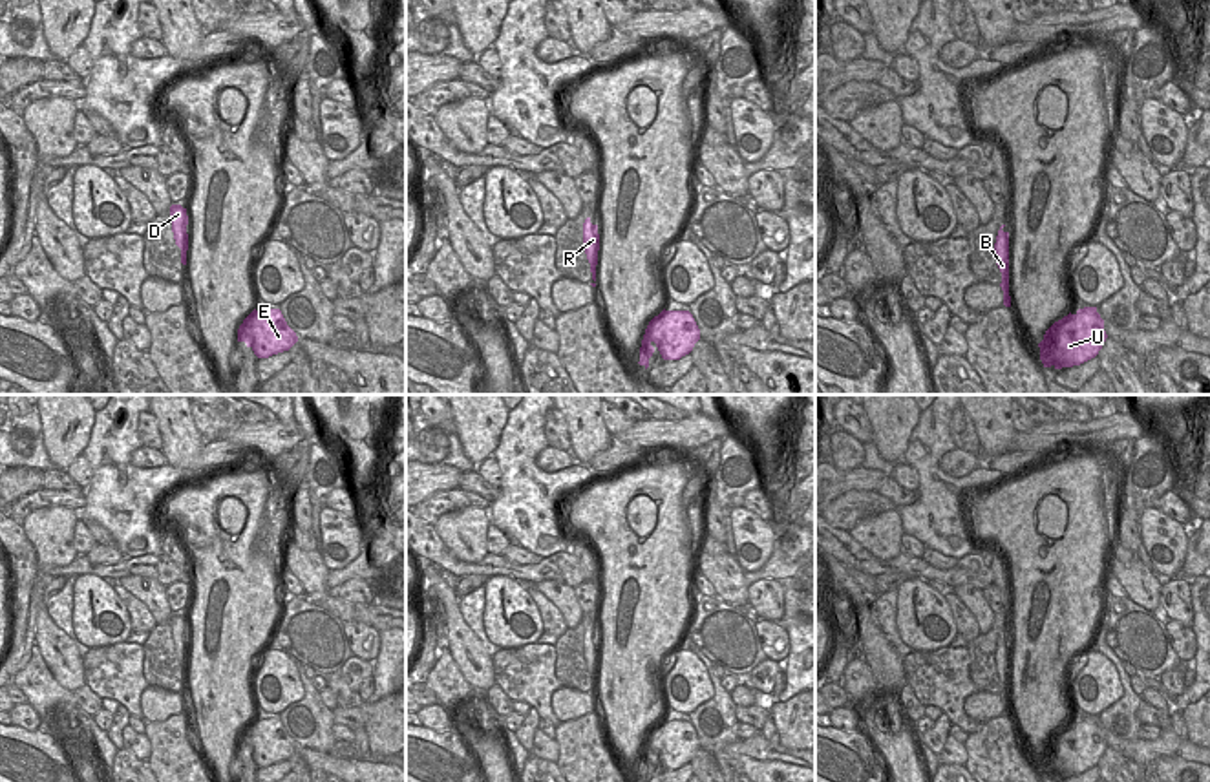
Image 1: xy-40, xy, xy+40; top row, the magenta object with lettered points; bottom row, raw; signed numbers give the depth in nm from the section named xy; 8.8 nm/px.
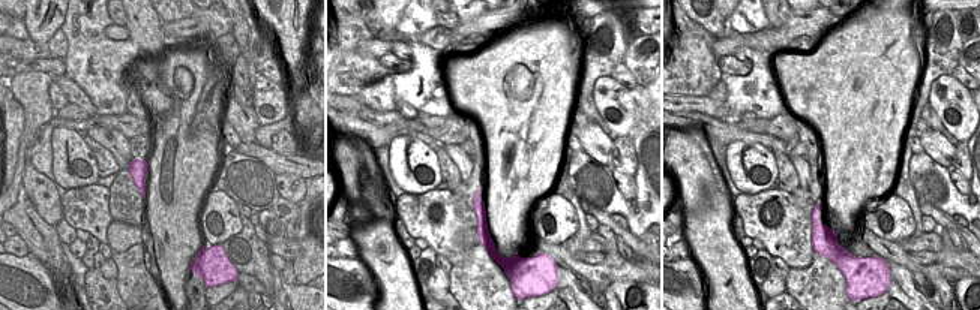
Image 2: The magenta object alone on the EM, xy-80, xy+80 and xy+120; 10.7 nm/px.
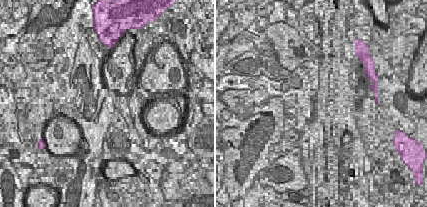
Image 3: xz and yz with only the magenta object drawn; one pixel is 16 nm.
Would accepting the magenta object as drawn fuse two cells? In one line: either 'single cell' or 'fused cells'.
single cell

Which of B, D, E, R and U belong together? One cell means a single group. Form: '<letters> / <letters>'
B D E R U

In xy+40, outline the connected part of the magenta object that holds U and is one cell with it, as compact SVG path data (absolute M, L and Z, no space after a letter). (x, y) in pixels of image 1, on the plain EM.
M1097 716L1078 718L1055 731L1038 753L1044 777L1073 777L1099 764L1108 744Z

